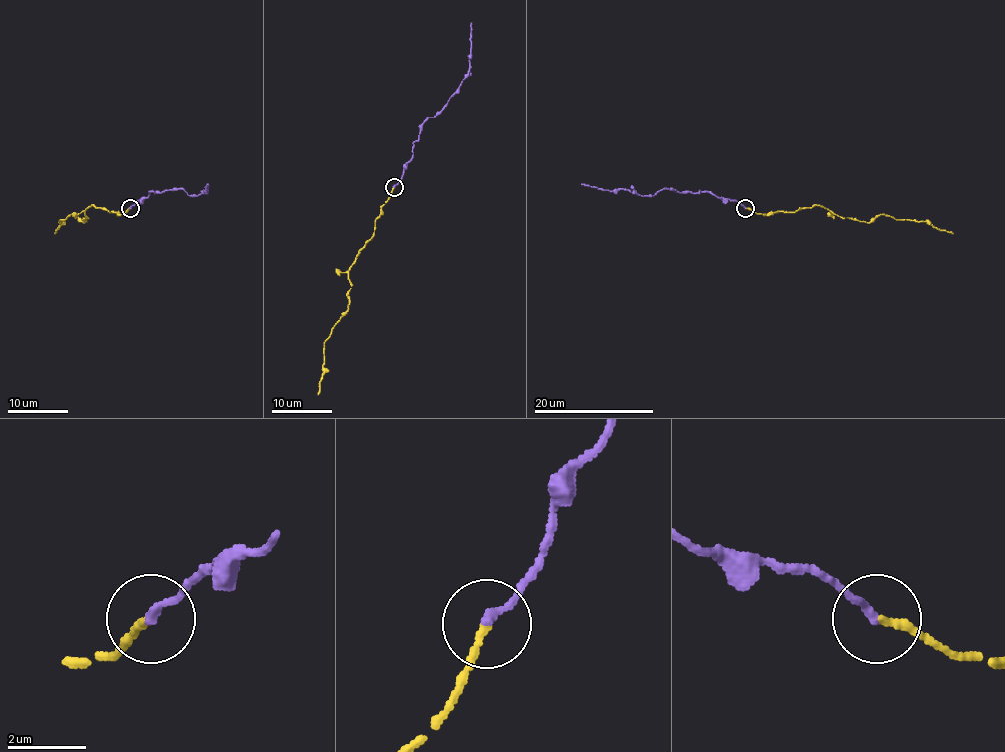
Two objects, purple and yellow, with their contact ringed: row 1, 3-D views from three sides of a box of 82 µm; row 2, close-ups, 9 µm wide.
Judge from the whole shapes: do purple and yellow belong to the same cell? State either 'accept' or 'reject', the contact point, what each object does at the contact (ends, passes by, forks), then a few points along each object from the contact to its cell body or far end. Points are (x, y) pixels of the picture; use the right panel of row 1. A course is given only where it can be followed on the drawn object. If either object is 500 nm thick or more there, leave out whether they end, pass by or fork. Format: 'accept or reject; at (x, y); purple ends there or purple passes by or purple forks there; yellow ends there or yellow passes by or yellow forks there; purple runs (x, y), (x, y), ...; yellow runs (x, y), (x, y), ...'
accept; at (745, 208); purple ends there; yellow ends there; purple runs (746, 208), (708, 192), (662, 189), (653, 195), (638, 195), (581, 184); yellow runs (746, 208), (773, 214), (819, 205), (842, 217), (867, 222), (881, 214), (929, 222), (953, 234)

